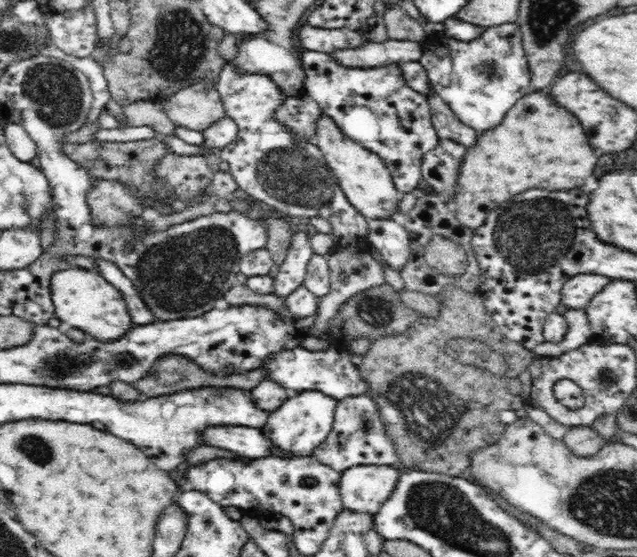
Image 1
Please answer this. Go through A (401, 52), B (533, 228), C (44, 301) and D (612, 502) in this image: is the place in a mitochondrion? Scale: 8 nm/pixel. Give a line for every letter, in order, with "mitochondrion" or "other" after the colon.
A: other
B: mitochondrion
C: other
D: mitochondrion

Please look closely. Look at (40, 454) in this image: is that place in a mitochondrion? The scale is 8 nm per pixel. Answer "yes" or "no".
yes

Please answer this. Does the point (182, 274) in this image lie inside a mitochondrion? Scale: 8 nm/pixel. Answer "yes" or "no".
yes

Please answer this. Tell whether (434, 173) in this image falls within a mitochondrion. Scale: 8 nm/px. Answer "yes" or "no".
no

